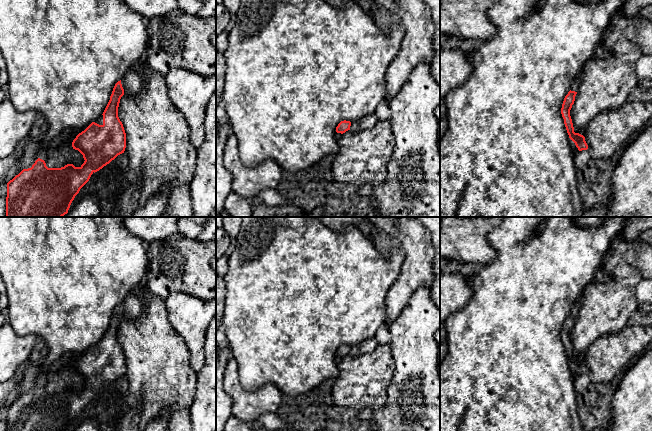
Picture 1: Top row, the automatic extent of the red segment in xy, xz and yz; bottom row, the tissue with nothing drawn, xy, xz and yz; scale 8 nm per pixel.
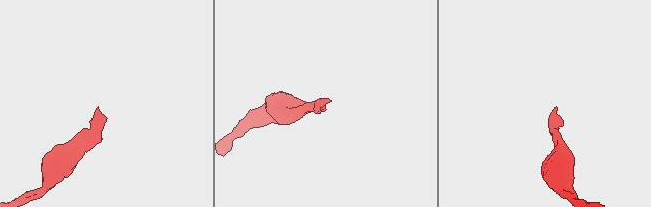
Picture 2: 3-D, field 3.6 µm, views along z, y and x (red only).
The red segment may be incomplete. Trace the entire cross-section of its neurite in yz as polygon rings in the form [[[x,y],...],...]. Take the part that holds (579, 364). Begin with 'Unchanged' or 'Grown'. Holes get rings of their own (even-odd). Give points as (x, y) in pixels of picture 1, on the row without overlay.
Grown. [[[577,299],[572,304],[570,309],[570,315],[564,322],[562,332],[561,332],[561,338],[564,343],[564,348],[565,348],[567,357],[569,359],[569,362],[575,367],[578,374],[582,375],[582,374],[587,374],[588,369],[583,359],[574,356],[574,351],[570,340],[570,334],[572,332],[572,329],[574,328],[575,320],[577,318],[577,315],[579,314],[580,308],[581,308],[581,301],[580,299]]]

